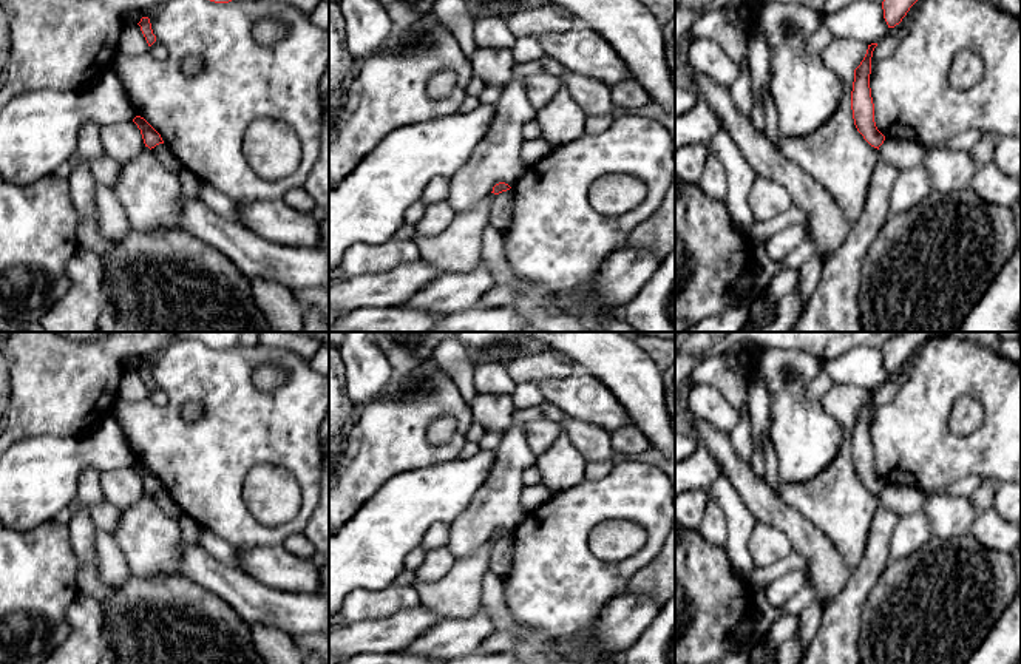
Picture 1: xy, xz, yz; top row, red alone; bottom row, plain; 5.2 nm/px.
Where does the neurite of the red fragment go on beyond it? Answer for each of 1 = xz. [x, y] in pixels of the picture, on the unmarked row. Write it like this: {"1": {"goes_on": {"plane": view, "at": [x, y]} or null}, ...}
{"1": {"goes_on": null}}

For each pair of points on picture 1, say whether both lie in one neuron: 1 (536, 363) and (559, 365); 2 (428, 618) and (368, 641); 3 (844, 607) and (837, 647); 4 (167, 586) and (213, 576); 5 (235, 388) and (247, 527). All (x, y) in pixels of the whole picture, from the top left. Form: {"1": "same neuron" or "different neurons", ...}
{"1": "same neuron", "2": "same neuron", "3": "same neuron", "4": "different neurons", "5": "same neuron"}

